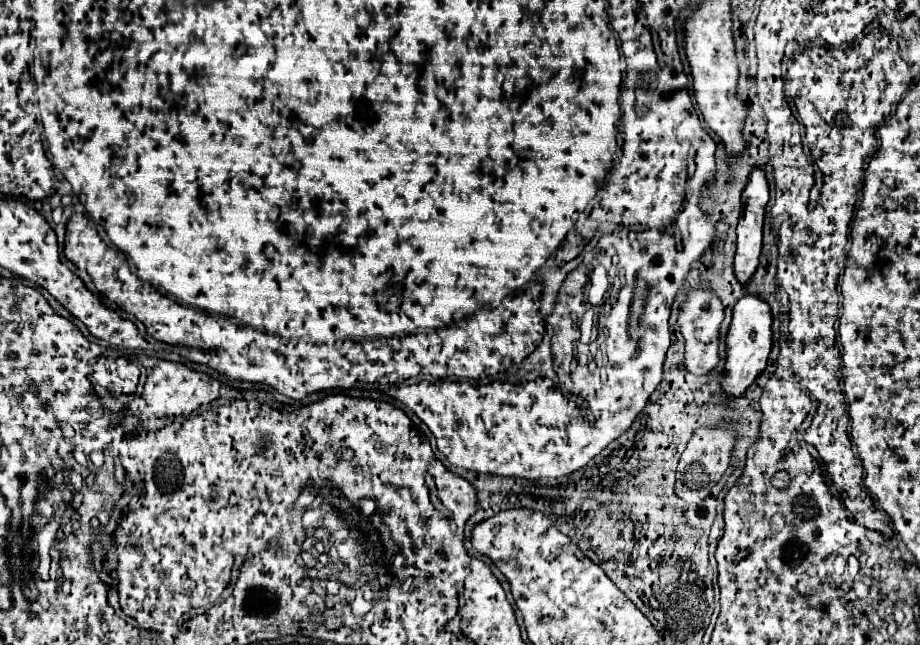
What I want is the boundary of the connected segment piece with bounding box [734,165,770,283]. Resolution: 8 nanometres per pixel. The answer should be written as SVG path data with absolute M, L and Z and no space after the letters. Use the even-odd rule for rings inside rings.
M754 167L748 175L748 183L742 191L744 213L738 221L738 251L734 259L734 271L740 283L746 283L758 267L762 247L762 223L768 203L768 179L762 167Z

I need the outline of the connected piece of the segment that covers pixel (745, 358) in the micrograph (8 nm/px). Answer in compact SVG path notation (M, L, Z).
M744 295L734 305L734 319L728 331L728 359L726 359L726 375L720 381L722 389L730 397L738 397L746 391L746 387L756 379L758 373L764 371L768 353L772 349L772 311L770 305L758 295Z

